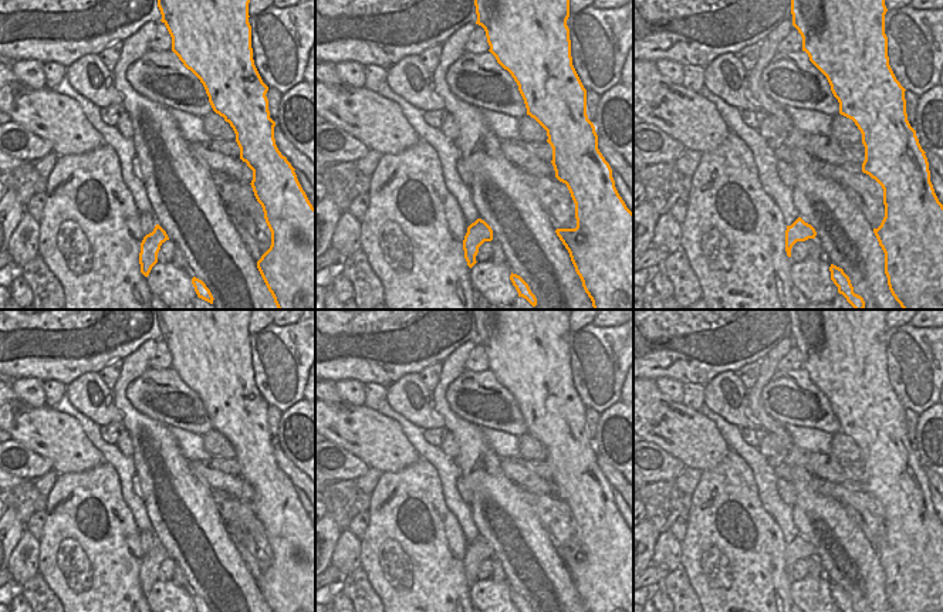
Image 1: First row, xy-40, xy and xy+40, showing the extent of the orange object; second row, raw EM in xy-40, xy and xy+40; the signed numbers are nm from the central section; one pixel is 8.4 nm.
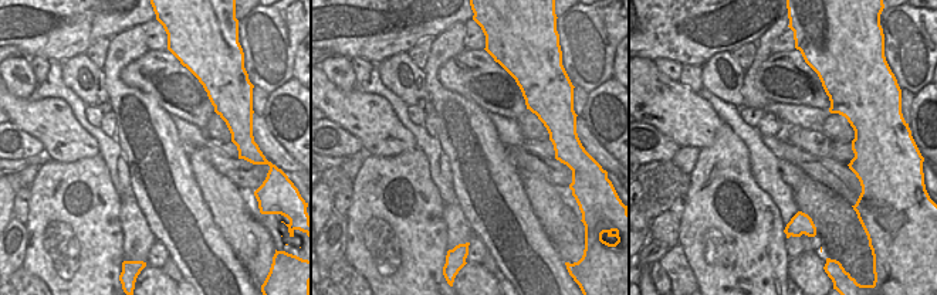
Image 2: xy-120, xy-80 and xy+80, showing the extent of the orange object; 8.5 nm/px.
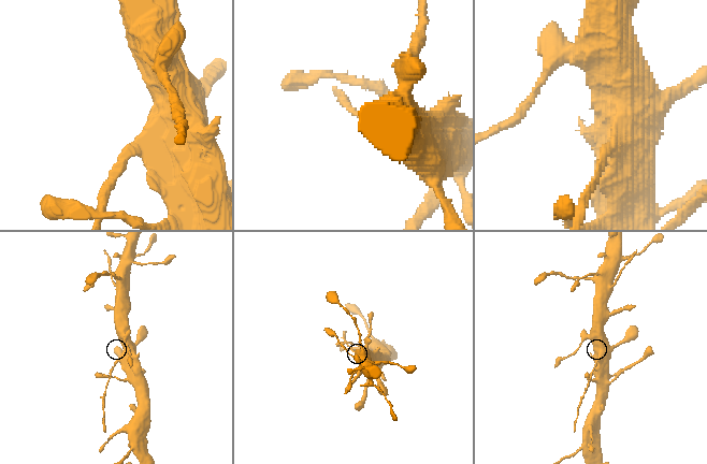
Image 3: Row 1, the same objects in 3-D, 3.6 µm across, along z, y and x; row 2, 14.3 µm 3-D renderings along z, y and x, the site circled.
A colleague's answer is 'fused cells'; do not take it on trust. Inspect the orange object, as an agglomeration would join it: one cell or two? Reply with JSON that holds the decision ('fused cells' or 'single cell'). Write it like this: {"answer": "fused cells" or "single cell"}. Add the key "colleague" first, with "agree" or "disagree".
{"colleague": "agree", "answer": "fused cells"}

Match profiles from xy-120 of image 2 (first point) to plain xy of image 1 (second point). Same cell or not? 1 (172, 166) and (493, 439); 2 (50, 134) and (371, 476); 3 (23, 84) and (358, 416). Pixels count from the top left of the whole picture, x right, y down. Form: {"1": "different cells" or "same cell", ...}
{"1": "different cells", "2": "different cells", "3": "different cells"}

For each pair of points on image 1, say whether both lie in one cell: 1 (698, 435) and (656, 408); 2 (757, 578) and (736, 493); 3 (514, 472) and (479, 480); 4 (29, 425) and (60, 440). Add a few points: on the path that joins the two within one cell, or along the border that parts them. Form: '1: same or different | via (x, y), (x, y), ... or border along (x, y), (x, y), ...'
1: same | via (688, 435), (666, 413)
2: same | via (757, 555), (759, 528), (754, 520), (754, 510)
3: different | border along (500, 459), (503, 473), (529, 492)
4: same | via (36, 428), (53, 435)

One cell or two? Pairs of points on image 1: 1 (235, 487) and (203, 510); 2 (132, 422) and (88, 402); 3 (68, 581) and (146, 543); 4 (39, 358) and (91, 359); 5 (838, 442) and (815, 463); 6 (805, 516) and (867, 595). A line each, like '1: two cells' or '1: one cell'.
1: two cells
2: two cells
3: two cells
4: one cell
5: two cells
6: one cell

